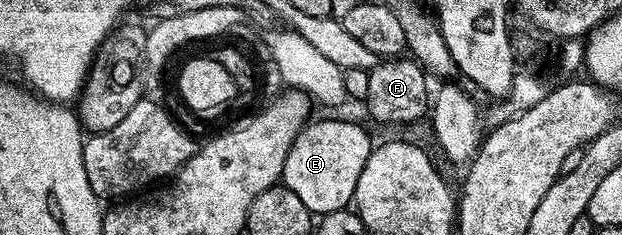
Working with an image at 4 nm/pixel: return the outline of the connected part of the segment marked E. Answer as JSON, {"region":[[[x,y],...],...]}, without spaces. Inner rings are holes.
{"region":[[[318,120],[307,123],[286,155],[281,183],[312,214],[341,212],[353,201],[356,182],[372,151],[370,136],[350,120]],[[315,123],[315,124],[314,124]]]}

